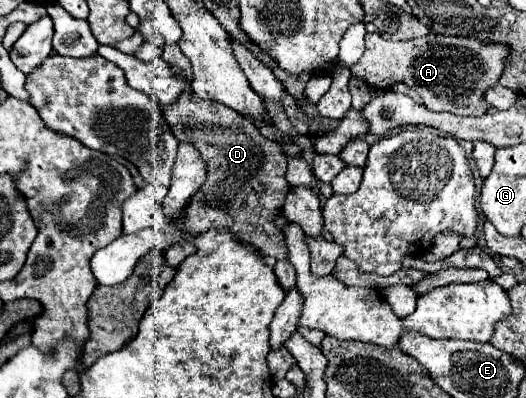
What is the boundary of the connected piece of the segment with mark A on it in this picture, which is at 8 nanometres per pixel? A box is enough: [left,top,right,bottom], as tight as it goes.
[350,33,510,117]

